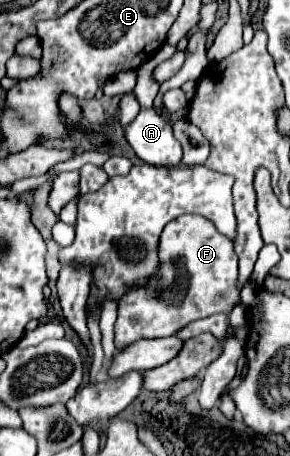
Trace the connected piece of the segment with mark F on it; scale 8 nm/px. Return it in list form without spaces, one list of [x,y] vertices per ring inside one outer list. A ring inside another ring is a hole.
[[[184,214],[172,220],[160,236],[158,256],[162,258],[160,278],[122,298],[114,326],[114,344],[118,350],[138,338],[172,336],[192,320],[206,318],[222,310],[230,312],[236,304],[240,304],[240,292],[236,288],[238,256],[234,246],[204,216]],[[158,290],[160,296],[156,296]]]

